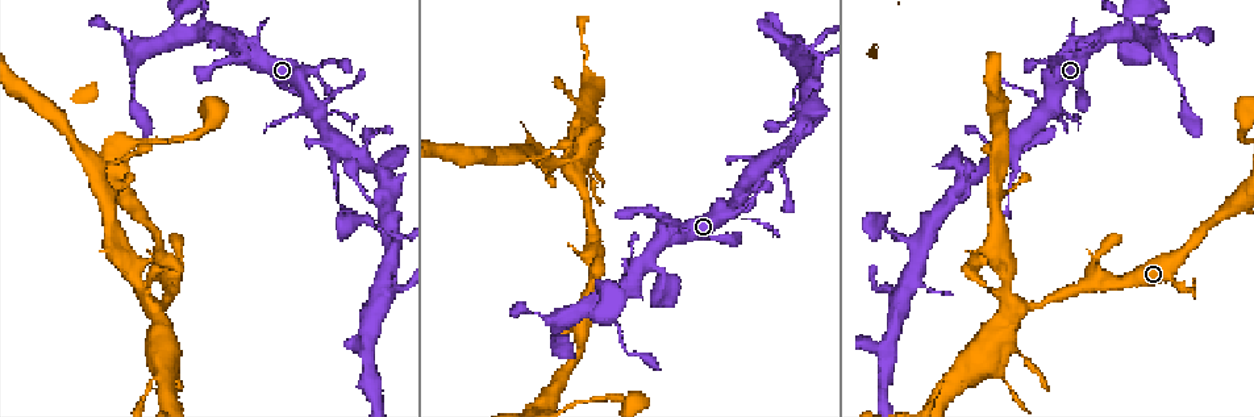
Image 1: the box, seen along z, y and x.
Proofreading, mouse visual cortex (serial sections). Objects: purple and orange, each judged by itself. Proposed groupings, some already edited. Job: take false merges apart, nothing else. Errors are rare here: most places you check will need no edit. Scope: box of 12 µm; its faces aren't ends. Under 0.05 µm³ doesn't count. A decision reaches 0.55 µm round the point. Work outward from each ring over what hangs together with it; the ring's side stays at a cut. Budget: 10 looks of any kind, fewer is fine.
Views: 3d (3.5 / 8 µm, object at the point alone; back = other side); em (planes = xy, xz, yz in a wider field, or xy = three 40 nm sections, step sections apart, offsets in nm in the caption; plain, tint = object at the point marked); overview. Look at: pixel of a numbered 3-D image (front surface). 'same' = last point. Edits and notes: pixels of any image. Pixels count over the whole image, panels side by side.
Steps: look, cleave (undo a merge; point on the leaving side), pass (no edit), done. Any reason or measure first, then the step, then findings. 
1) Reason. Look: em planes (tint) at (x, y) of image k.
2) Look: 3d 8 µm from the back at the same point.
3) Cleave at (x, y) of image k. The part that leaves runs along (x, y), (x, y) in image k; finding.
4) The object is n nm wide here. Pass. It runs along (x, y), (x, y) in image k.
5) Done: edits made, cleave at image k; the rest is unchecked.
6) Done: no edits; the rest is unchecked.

Thick turns thin. Look: 3d 3.5 µm at (618, 325) of image 1.

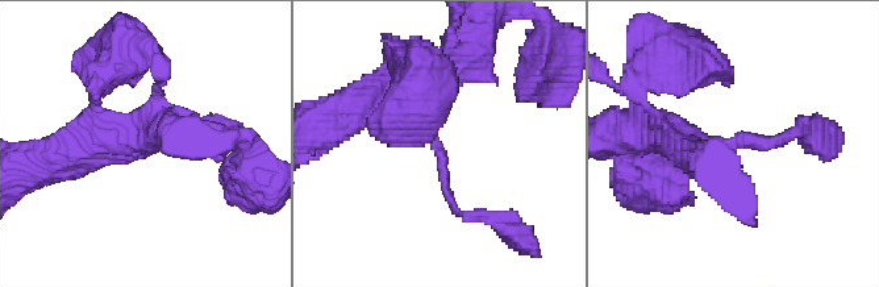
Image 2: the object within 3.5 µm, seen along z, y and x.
The arms are 150, 450 nm wide. Look: em xy step 5 (tint) at (735, 146) of image 2.

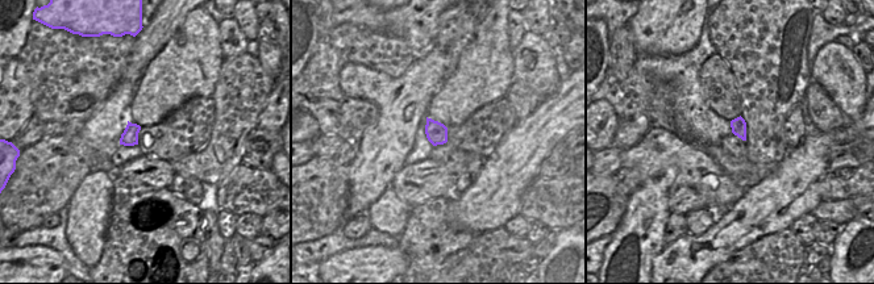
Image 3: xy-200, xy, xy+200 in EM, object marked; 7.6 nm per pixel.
The object is 160 nm wide here. Pass. It runs along (662, 132), (783, 140), (803, 120) in image 2; continuous, no second cell.

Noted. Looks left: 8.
Four arms meet. Look: 3d 3.5 µm at (150, 303) of image 1.

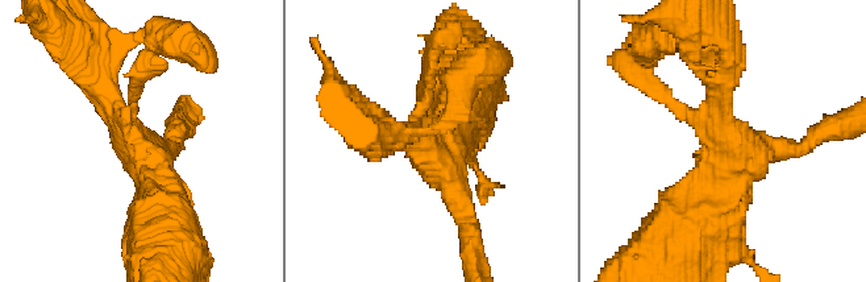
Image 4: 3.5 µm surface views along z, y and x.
4 arms meet here; the arms are 200, 200, 300, 500 nm wide; shape alone is not enough. Look: em xy step 1 (tint) at (438, 157) of image 4.

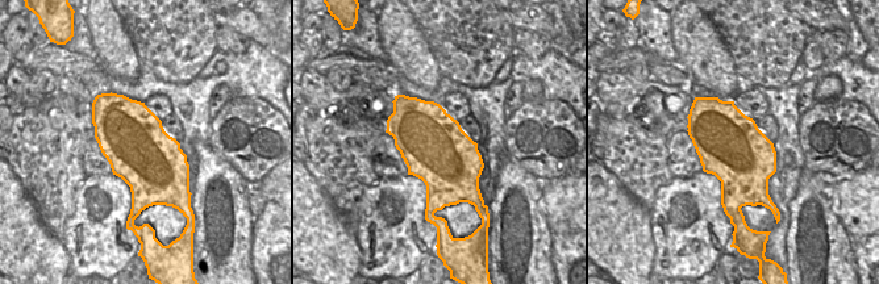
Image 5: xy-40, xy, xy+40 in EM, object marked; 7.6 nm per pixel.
Cut it another way. Look: em planes (tint) at the same point.

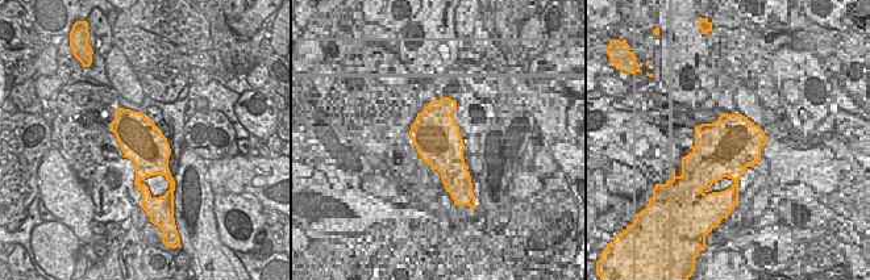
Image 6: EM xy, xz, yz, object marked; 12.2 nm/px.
The object is 500 nm wide here. Pass. It runs along (817, 133), (744, 149), (687, 210) in image 4; continuous, no second cell.

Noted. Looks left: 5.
Narrows sharply. Look: 3d 3.5 µm at (341, 148) of image 1.

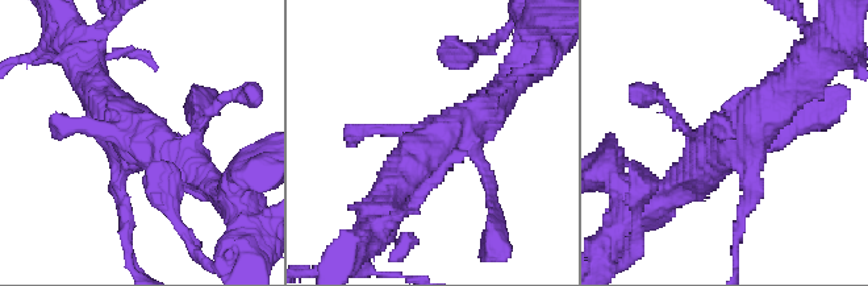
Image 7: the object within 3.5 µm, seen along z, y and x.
Pass. It runs along (380, 214), (412, 160), (484, 108) in image 7; continuous, no second cell.

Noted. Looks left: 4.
Arms part here. Look: 3d 8 µm at (164, 382) of image 1.

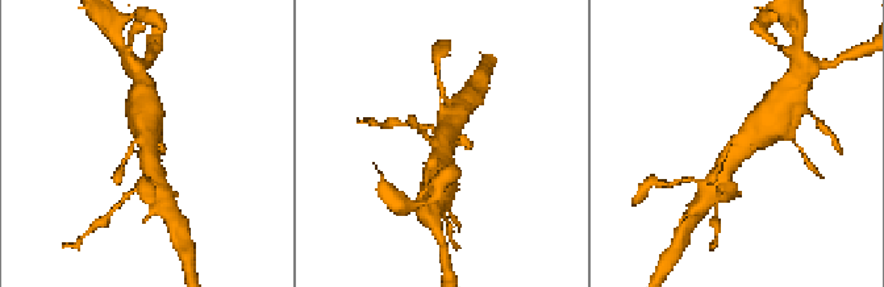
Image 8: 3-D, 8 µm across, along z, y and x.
Look: 3d 3.5 µm at (741, 142) of image 8.

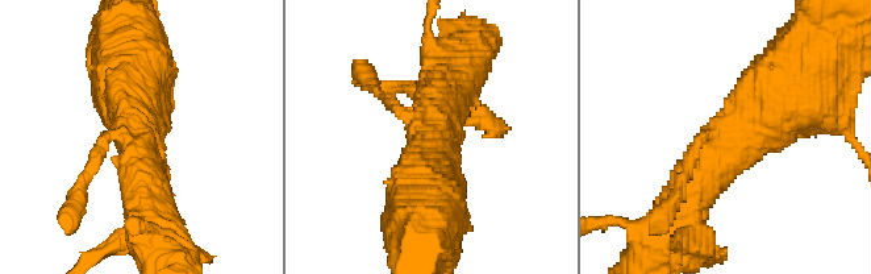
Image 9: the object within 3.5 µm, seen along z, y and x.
3 arms meet here; the arms are 150, 500, 500 nm wide. Pass. It runs along (786, 77), (738, 116), (671, 210) in image 9; all the same cell.

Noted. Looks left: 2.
Done: no edits; the rest is unchecked.

